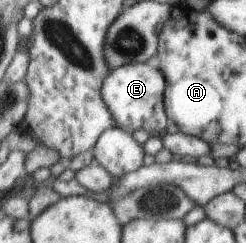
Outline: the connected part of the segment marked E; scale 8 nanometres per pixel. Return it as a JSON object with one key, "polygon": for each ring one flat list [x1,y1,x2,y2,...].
{"polygon":[[153,56,141,63,130,63,120,68,111,69,110,75,103,82,103,101,111,110,117,128,127,133,142,129,148,135,163,135,166,130,166,115,163,109,163,92,167,85,162,71]]}

